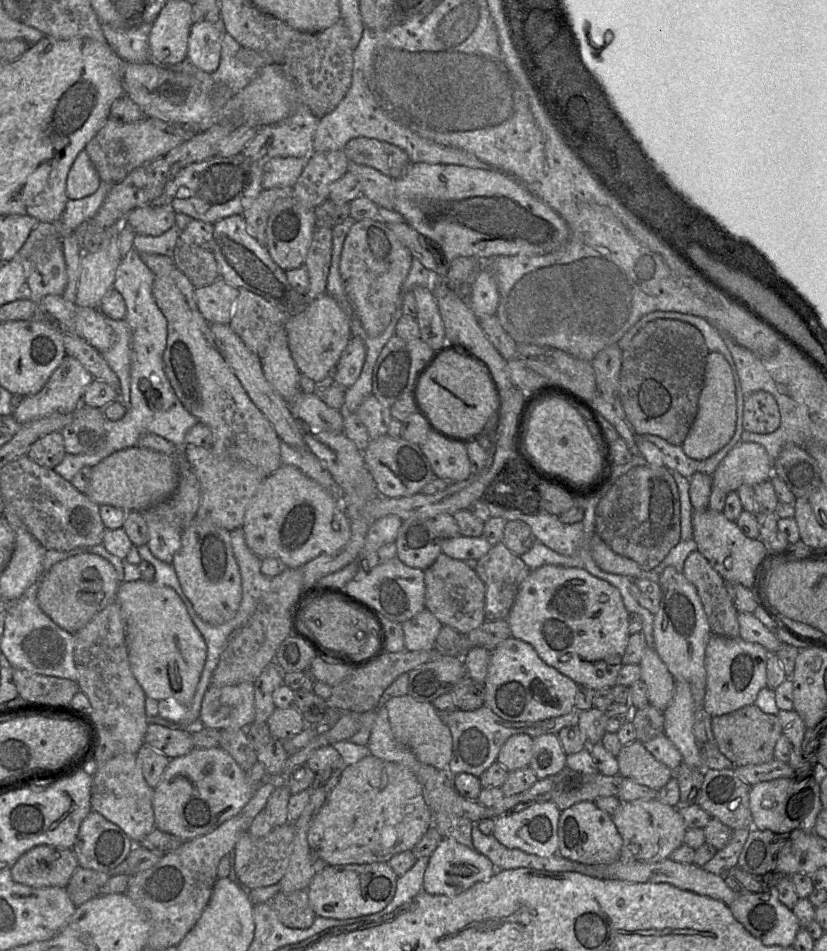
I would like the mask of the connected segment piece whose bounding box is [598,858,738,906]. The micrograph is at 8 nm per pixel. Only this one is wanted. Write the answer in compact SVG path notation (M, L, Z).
M670 858L654 863L641 863L641 862L623 863L617 860L616 862L609 864L607 867L608 867L608 878L598 878L598 879L618 879L627 882L640 882L640 883L661 883L661 882L669 883L675 887L678 887L679 889L691 891L699 895L708 896L710 898L720 900L728 906L738 896L738 890L733 890L729 888L723 881L722 876L708 872L704 870L702 867L695 865L694 863L680 863Z

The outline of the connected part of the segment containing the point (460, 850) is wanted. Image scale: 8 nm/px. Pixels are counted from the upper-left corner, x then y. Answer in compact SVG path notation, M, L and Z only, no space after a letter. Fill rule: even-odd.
M443 837L437 848L429 857L428 866L424 873L423 891L430 895L456 896L475 883L488 881L496 872L492 862L473 848Z

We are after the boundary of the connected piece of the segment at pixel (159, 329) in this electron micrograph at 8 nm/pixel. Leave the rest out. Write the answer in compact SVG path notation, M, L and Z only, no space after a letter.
M134 248L121 257L112 289L123 298L126 309L123 320L132 330L130 405L121 419L105 422L105 440L97 450L89 454L66 454L63 460L53 468L67 481L71 481L82 467L93 468L113 453L137 446L140 436L147 433L162 437L182 451L185 446L185 434L198 423L198 420L178 399L163 370L162 356L166 347L167 321L152 295L154 278L155 274L144 264L140 254Z

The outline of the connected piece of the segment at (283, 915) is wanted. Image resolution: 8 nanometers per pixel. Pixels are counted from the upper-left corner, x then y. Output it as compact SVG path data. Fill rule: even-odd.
M307 889L290 893L277 892L269 901L279 920L287 927L305 929L316 917L310 906Z

